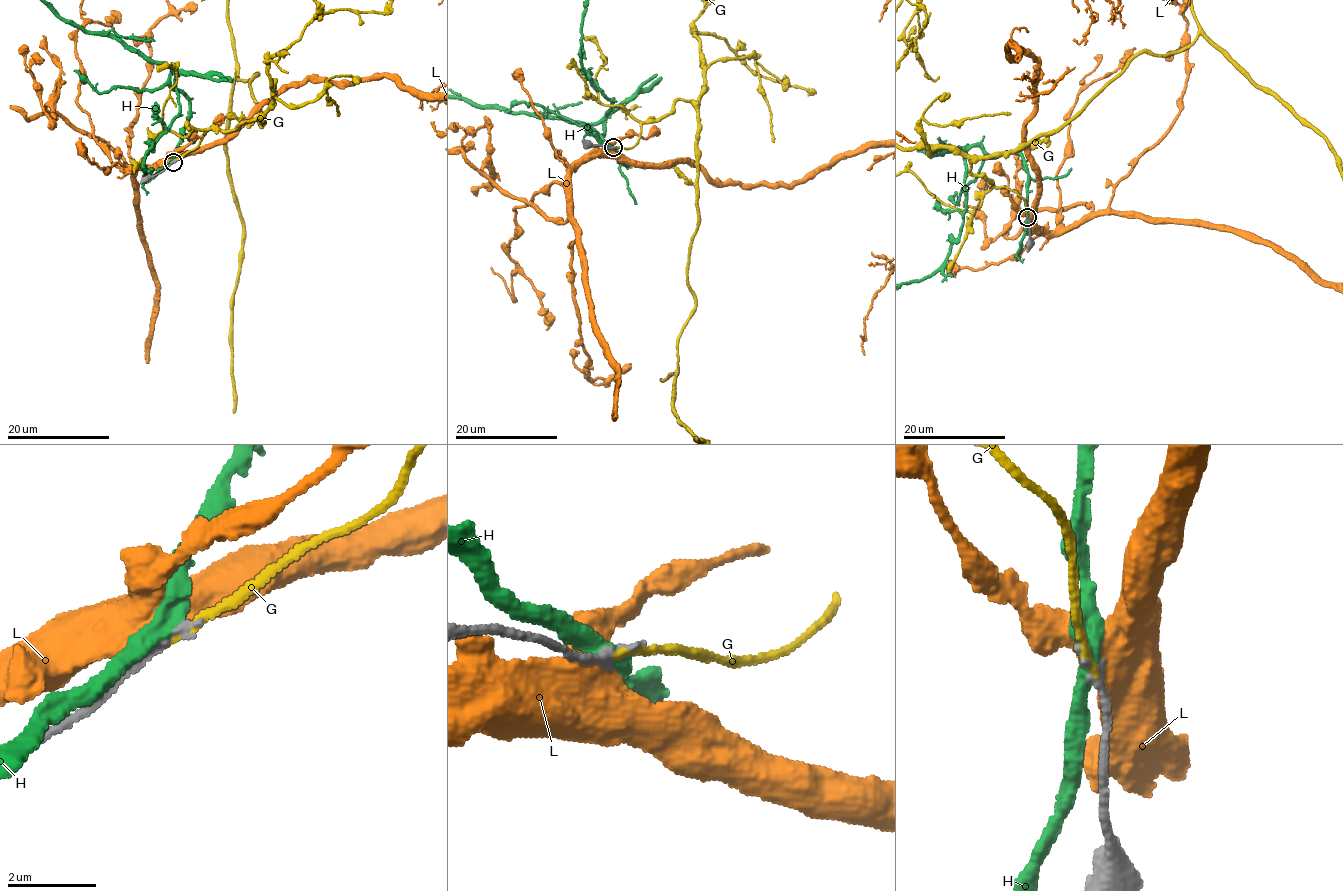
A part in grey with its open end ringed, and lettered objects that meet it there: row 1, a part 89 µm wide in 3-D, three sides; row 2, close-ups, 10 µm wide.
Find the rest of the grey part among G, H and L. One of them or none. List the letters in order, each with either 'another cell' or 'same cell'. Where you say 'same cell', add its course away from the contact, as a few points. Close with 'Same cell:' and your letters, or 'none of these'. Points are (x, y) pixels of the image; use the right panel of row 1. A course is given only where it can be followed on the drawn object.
G: same cell
H: another cell
L: another cell
Same cell: G

